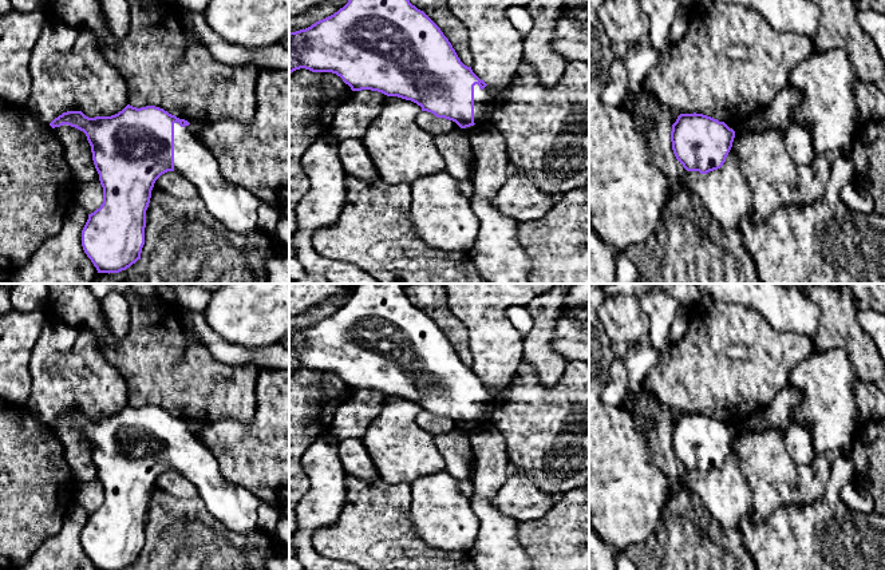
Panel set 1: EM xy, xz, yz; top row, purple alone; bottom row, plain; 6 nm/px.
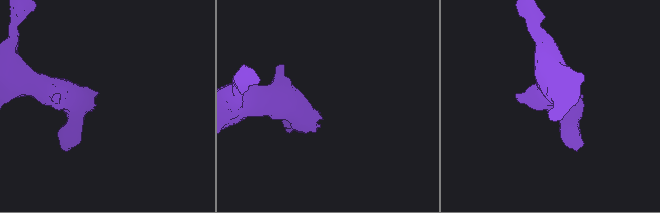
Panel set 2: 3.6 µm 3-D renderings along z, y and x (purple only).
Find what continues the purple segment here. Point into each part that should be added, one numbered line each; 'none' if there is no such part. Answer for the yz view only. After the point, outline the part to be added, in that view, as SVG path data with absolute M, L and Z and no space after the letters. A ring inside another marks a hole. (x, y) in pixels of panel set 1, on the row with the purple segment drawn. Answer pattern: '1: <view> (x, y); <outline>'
none

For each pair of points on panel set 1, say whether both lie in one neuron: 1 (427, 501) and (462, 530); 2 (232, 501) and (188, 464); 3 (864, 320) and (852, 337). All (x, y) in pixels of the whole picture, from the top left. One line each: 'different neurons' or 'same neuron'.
1: same neuron
2: same neuron
3: different neurons

